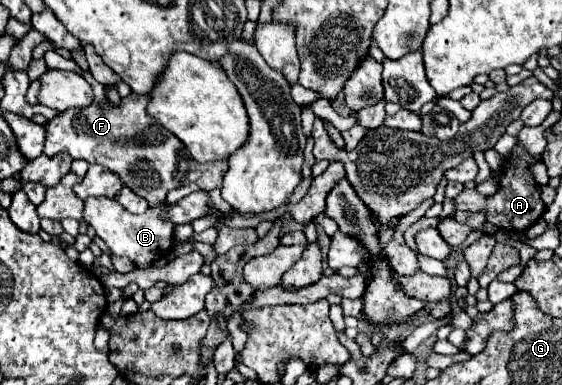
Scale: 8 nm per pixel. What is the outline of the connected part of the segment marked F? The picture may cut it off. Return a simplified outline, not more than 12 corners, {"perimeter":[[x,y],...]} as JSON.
{"perimeter":[[147,96],[47,122],[45,154],[101,164],[155,206],[181,182],[223,182],[147,114]]}

